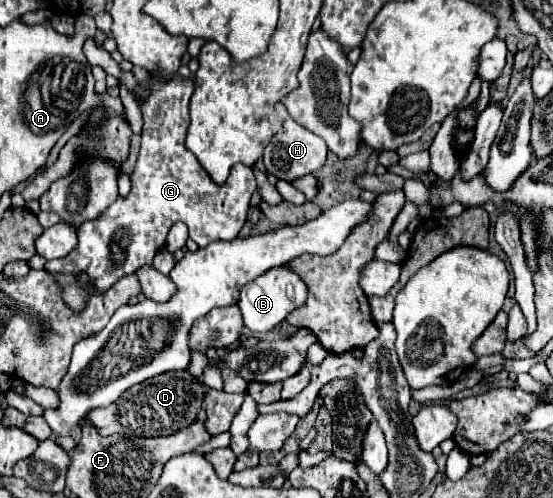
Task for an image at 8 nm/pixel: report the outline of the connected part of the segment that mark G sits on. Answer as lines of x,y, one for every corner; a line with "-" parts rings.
86,39
84,55
92,65
100,65
108,75
118,77
130,89
142,111
144,127
140,155
132,171
130,195
118,197
100,217
82,223
78,227
78,245
72,255
48,261
44,267
60,281
60,285
64,285
64,301
74,311
84,309
88,295
86,289
76,283
76,277
82,271
90,275
90,281
100,291
106,291
120,277
134,273
142,265
150,265
156,251
164,247
166,233
176,221
188,225
190,239
194,239
200,247
206,247
216,239
236,239
246,221
246,209
256,189
256,177
250,167
236,163
226,183
218,185
210,179
198,159
186,149
186,121
190,121
188,101
194,91
192,77
184,79
176,73
172,79
168,79
168,83
156,83
156,79
150,79
148,93
144,99
140,99
136,95
140,81
134,77
134,73
122,71
108,51
96,47
94,39

